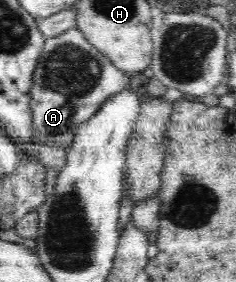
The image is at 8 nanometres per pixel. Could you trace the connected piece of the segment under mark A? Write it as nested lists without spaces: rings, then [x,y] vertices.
[[[75,28],[46,39],[32,81],[30,109],[34,142],[31,143],[49,148],[68,148],[79,125],[89,120],[111,96],[130,86],[129,74],[119,70]]]

